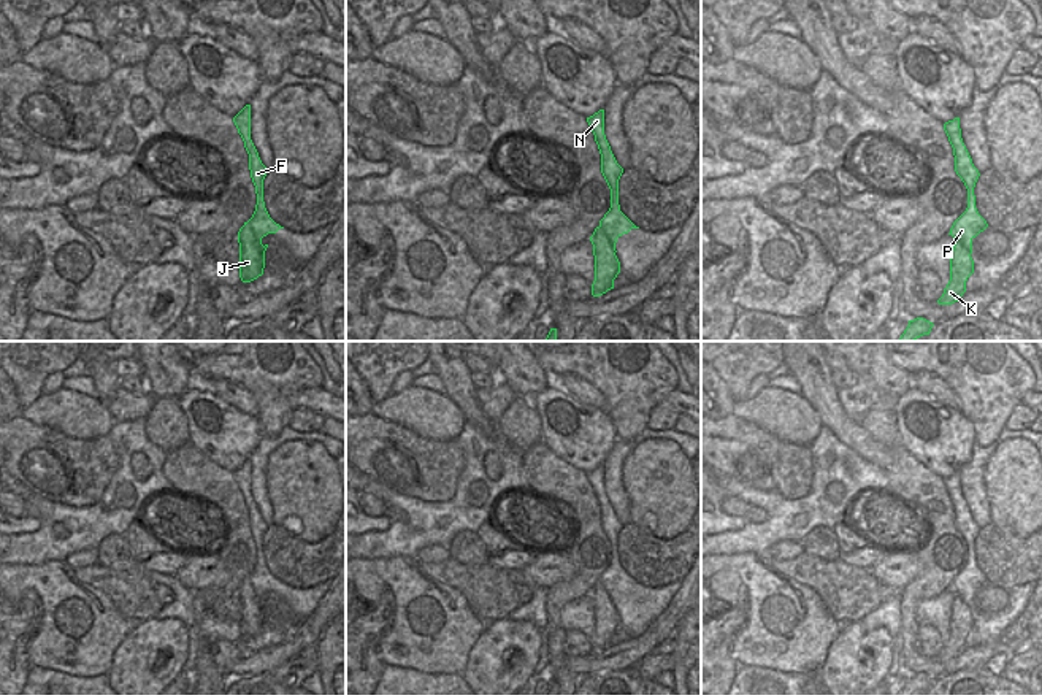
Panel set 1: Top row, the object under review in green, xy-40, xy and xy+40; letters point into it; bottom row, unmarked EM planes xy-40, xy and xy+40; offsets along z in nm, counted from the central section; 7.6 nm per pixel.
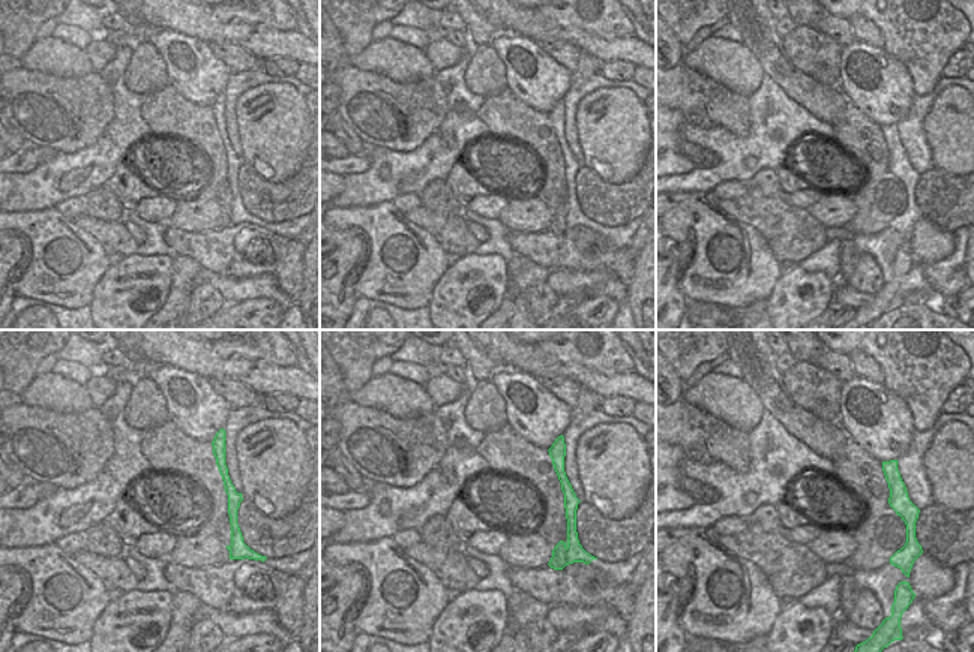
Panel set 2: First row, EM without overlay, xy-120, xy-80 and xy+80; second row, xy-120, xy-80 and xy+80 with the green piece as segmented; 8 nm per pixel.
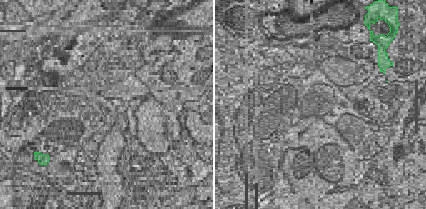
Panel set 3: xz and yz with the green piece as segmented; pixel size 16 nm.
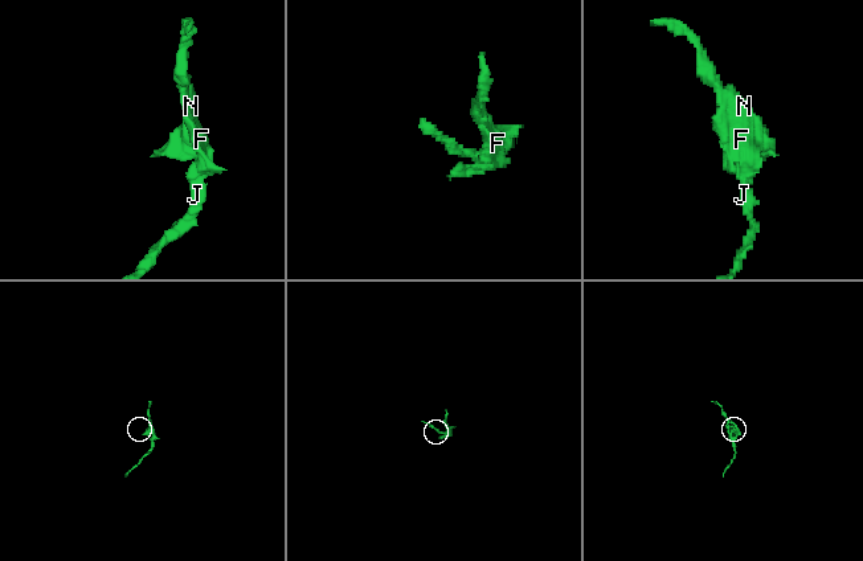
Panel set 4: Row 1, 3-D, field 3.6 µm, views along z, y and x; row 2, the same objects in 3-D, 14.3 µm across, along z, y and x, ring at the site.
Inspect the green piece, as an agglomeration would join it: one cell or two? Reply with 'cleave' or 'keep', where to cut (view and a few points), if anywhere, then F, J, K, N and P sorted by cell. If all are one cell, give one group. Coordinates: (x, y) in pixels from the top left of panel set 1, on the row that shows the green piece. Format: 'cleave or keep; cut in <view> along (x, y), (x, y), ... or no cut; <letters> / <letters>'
keep; no cut; F J K N P

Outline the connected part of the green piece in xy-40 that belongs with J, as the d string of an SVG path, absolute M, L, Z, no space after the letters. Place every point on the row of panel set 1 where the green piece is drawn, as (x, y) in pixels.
M246 105L235 117L233 122L244 141L244 148L249 154L251 178L255 186L257 205L252 217L244 222L238 232L239 243L239 278L243 282L251 282L263 275L265 251L268 244L262 244L262 238L268 233L276 233L281 227L276 224L263 202L263 179L268 168L262 163L259 152L251 140L251 105Z

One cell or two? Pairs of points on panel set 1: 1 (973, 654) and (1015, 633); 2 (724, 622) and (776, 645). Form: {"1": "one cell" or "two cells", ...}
{"1": "one cell", "2": "two cells"}

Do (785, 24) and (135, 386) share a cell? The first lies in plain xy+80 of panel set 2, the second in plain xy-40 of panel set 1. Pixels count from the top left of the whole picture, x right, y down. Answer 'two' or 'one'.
one

